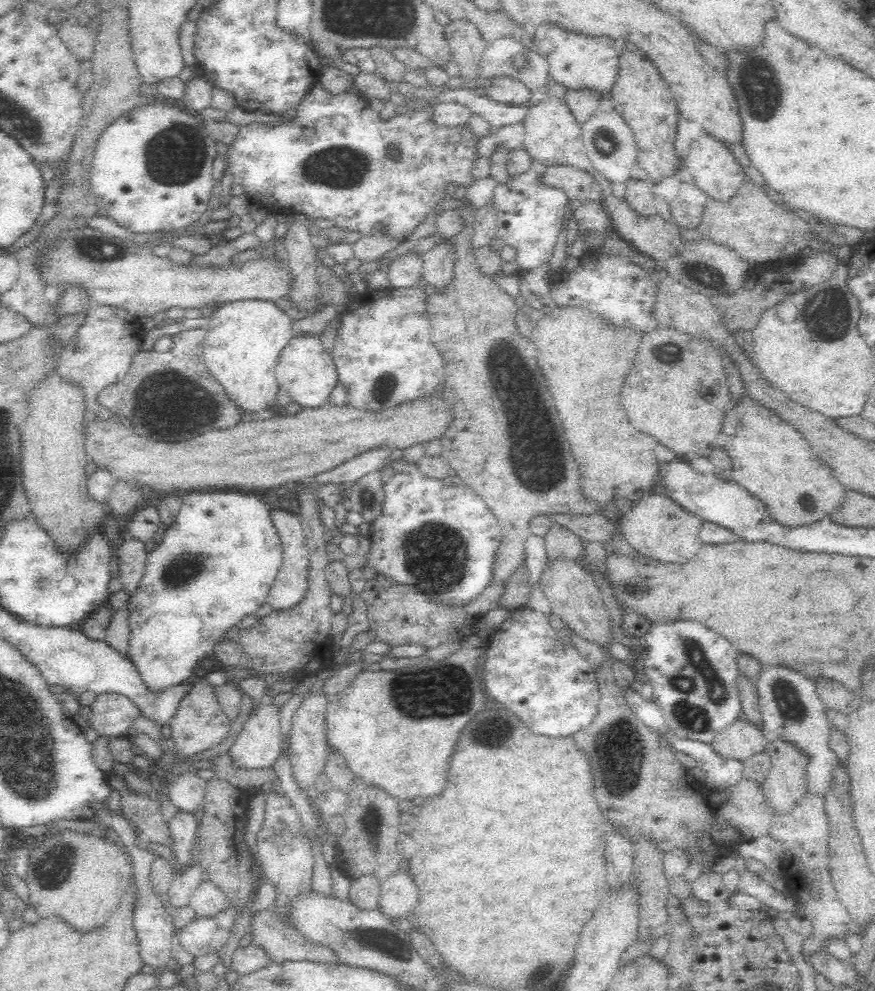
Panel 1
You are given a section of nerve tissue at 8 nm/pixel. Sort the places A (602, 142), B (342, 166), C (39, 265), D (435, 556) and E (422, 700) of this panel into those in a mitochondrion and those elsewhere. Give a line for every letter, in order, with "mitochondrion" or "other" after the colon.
A: mitochondrion
B: mitochondrion
C: other
D: mitochondrion
E: mitochondrion

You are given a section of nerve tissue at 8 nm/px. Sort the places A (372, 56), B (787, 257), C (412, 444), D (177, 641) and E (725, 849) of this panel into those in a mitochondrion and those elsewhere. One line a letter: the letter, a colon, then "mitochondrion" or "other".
A: other
B: other
C: other
D: other
E: other

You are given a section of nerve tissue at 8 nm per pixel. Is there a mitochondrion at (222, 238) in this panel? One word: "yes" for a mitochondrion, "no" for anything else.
no

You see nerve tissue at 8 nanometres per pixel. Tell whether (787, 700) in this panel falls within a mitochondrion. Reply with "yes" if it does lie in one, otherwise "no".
yes

